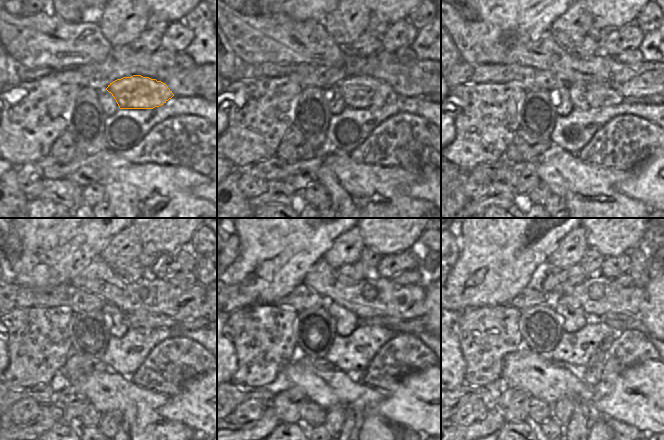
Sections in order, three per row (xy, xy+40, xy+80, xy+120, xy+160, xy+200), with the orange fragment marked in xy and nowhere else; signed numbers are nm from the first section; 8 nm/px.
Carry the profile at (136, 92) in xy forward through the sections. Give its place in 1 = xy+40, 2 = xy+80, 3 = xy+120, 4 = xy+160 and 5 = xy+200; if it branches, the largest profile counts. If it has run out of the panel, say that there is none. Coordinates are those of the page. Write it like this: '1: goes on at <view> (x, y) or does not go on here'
1: goes on at xy+40 (358, 91)
2: goes on at xy+80 (585, 96)
3: goes on at xy+120 (143, 319)
4: goes on at xy+160 (415, 326)
5: goes on at xy+200 (621, 322)

